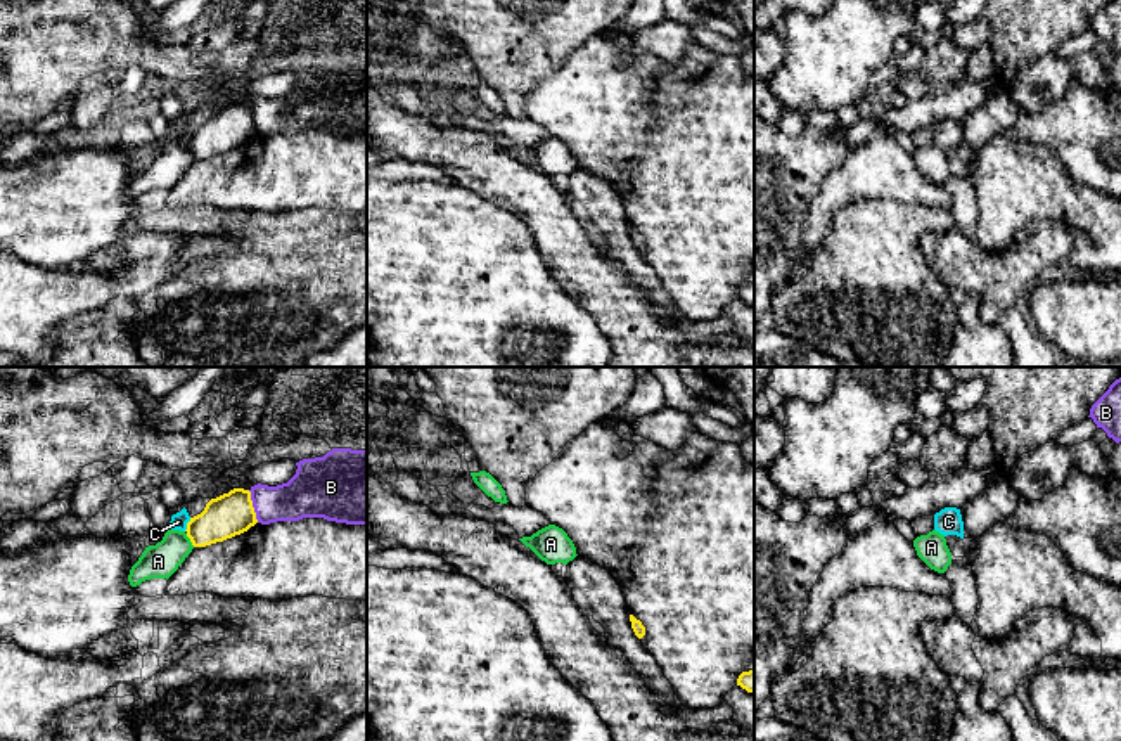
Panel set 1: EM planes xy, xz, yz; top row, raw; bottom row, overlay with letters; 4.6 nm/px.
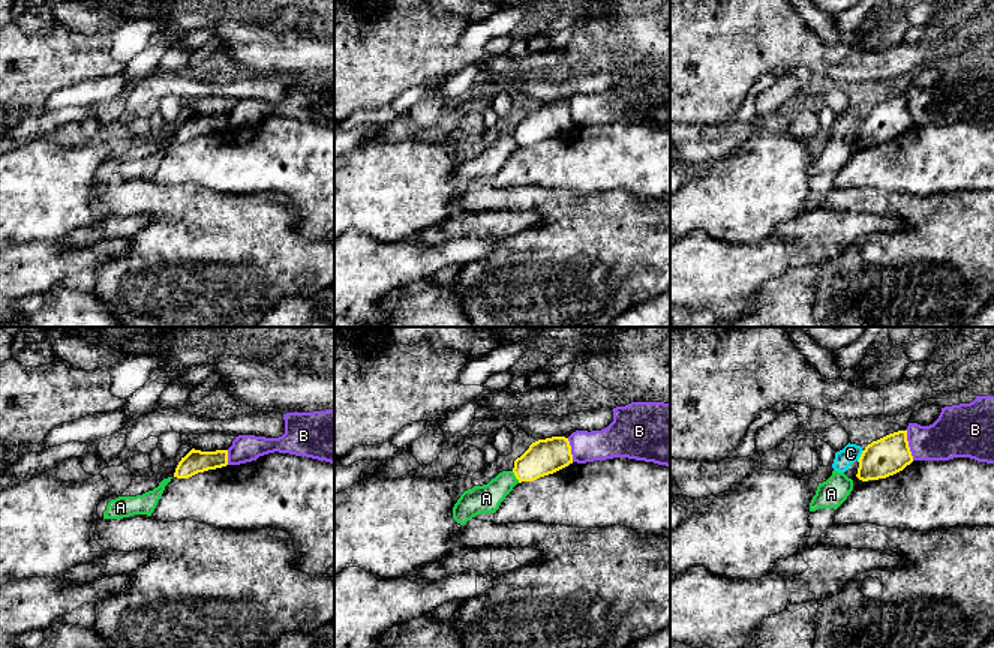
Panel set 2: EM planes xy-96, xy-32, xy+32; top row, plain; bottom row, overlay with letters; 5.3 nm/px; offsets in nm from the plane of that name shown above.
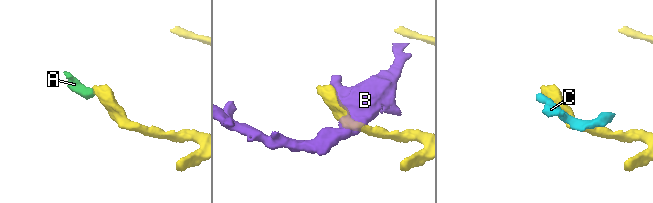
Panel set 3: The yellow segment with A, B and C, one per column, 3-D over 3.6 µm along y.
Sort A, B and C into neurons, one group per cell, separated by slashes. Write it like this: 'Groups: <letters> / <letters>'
Groups: A C / B

